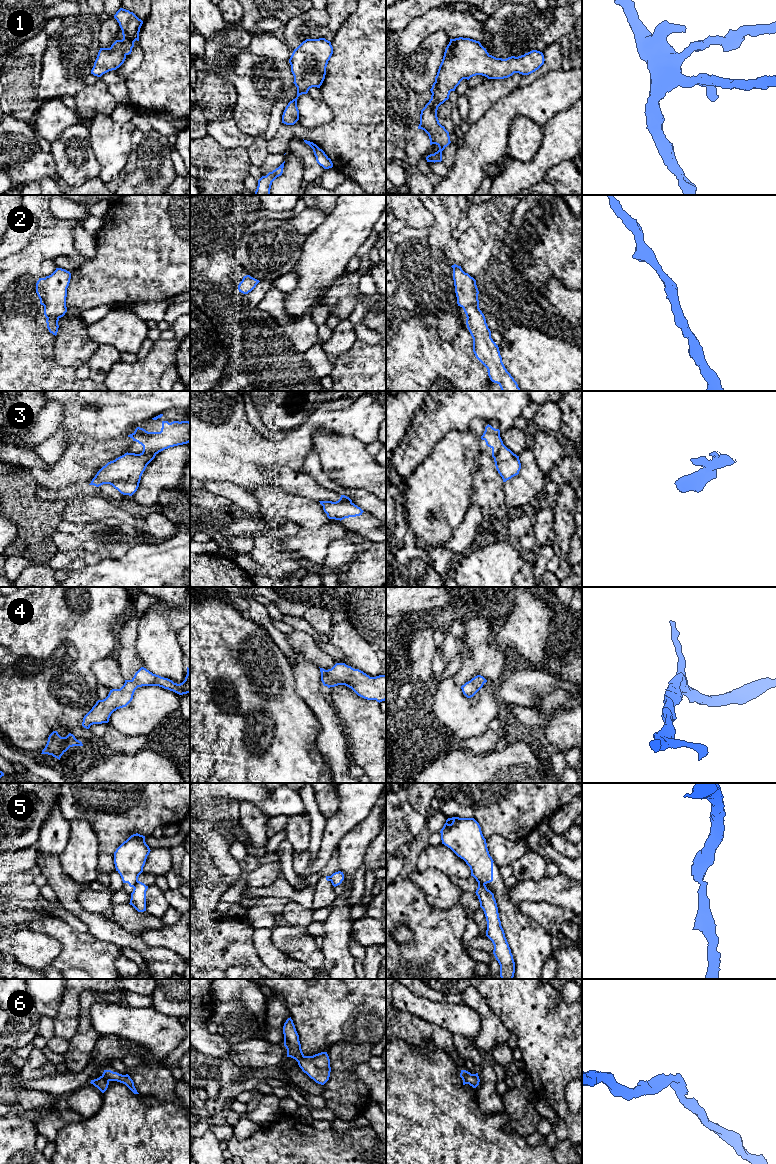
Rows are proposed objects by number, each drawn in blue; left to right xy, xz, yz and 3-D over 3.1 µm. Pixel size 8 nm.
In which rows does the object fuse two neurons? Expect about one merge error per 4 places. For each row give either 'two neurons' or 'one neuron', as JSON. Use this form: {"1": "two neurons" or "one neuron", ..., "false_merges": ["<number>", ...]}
{"1": "one neuron", "2": "one neuron", "3": "two neurons", "4": "one neuron", "5": "two neurons", "6": "one neuron", "false_merges": ["3", "5"]}

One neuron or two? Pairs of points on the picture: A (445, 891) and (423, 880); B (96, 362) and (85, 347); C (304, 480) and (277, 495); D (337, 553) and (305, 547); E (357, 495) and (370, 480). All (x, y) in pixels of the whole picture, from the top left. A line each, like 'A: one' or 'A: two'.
A: one
B: two
C: two
D: two
E: two

